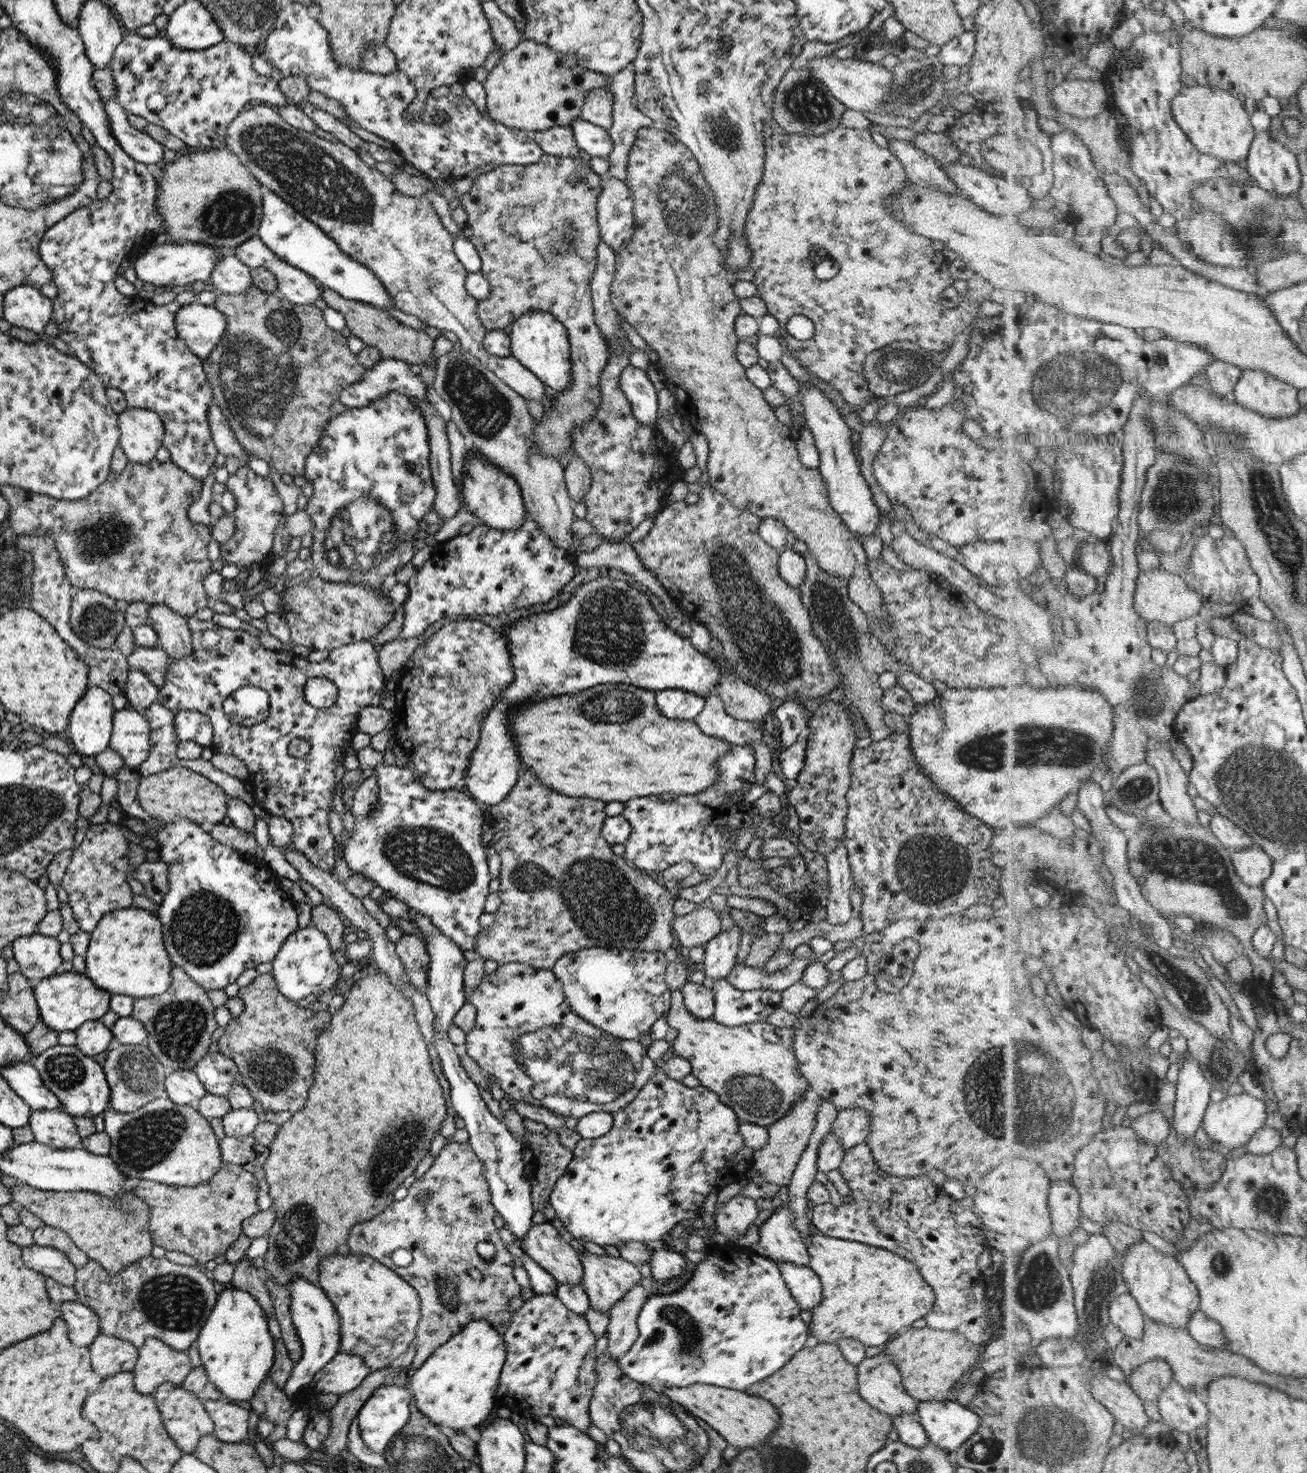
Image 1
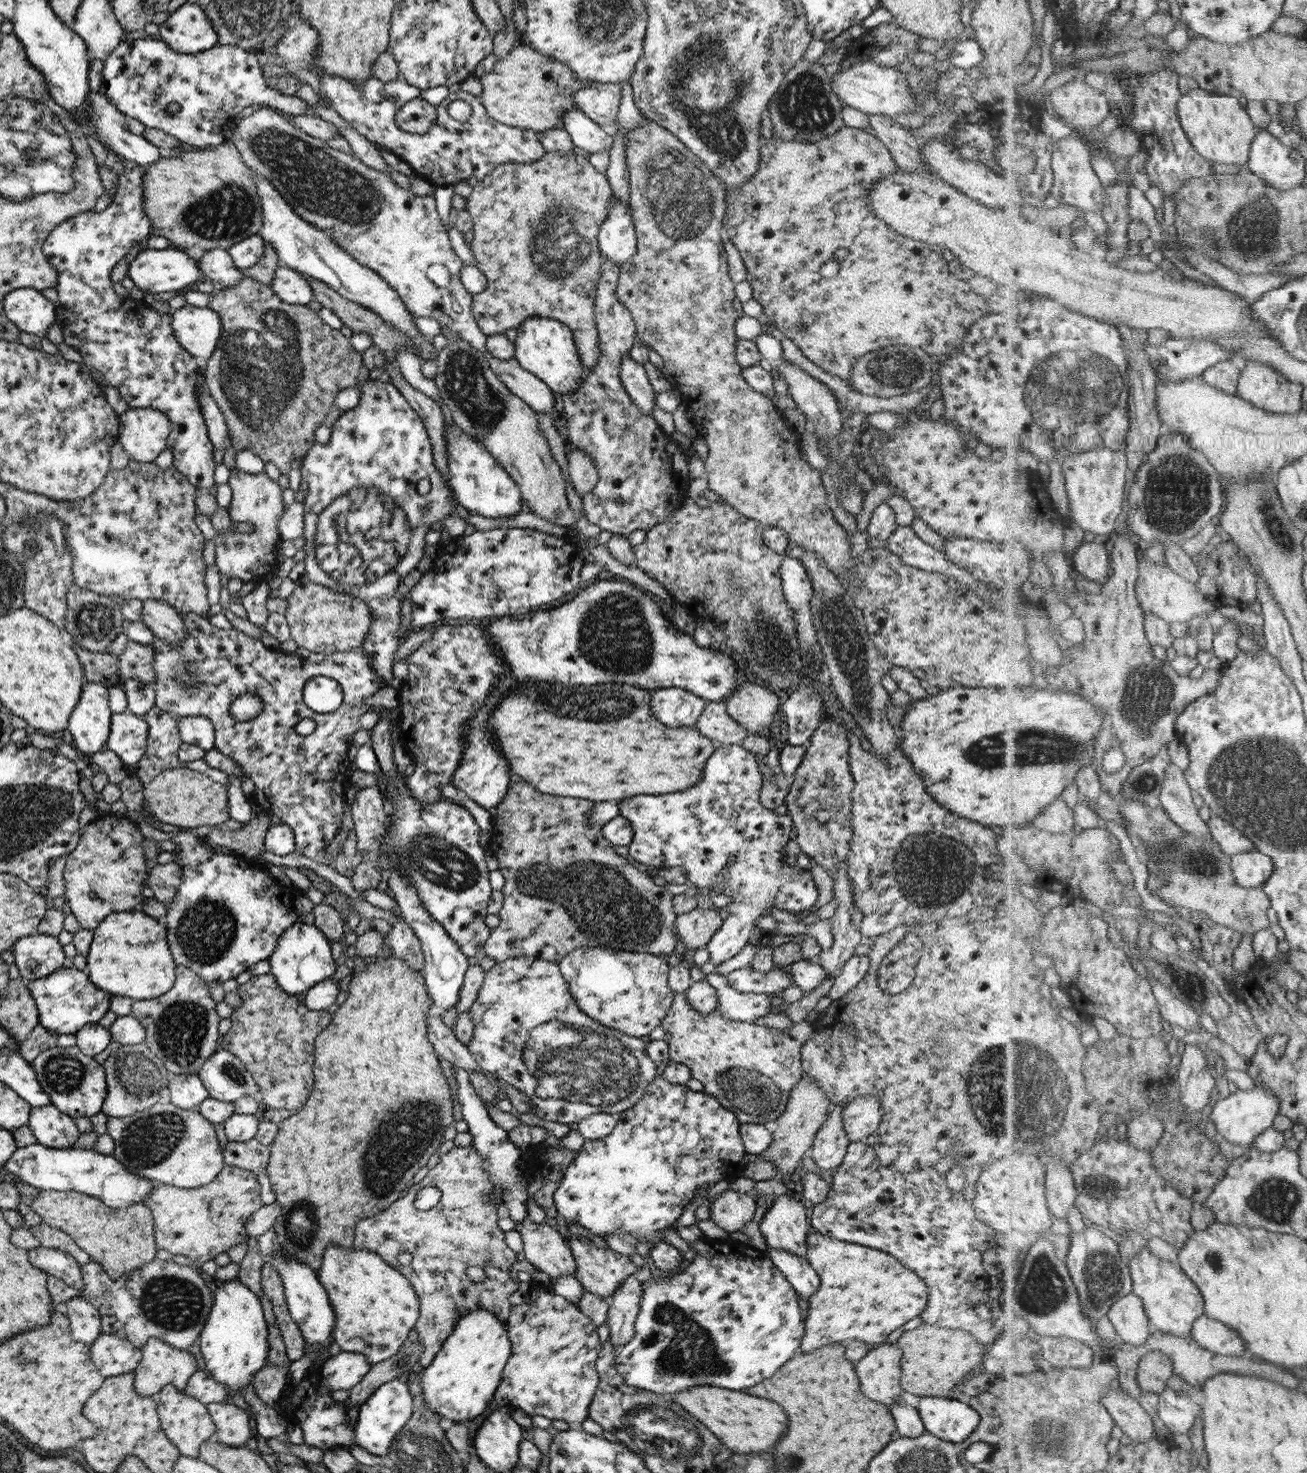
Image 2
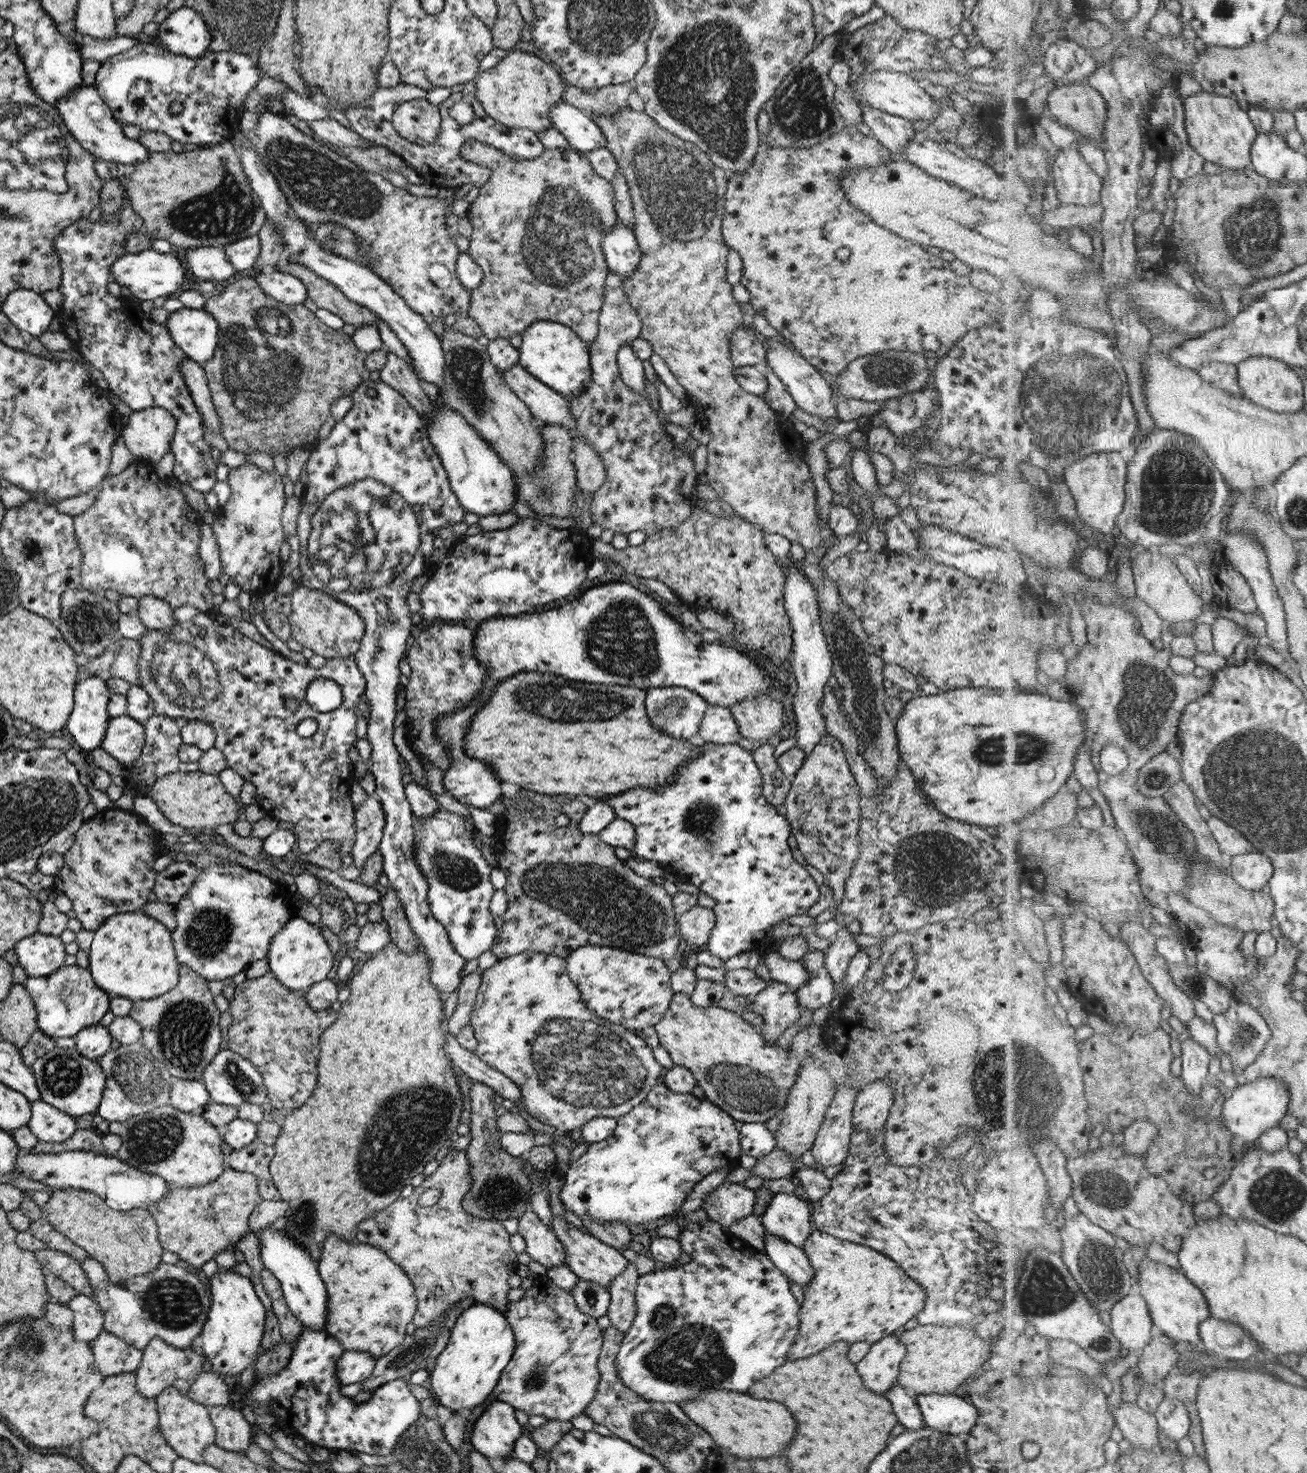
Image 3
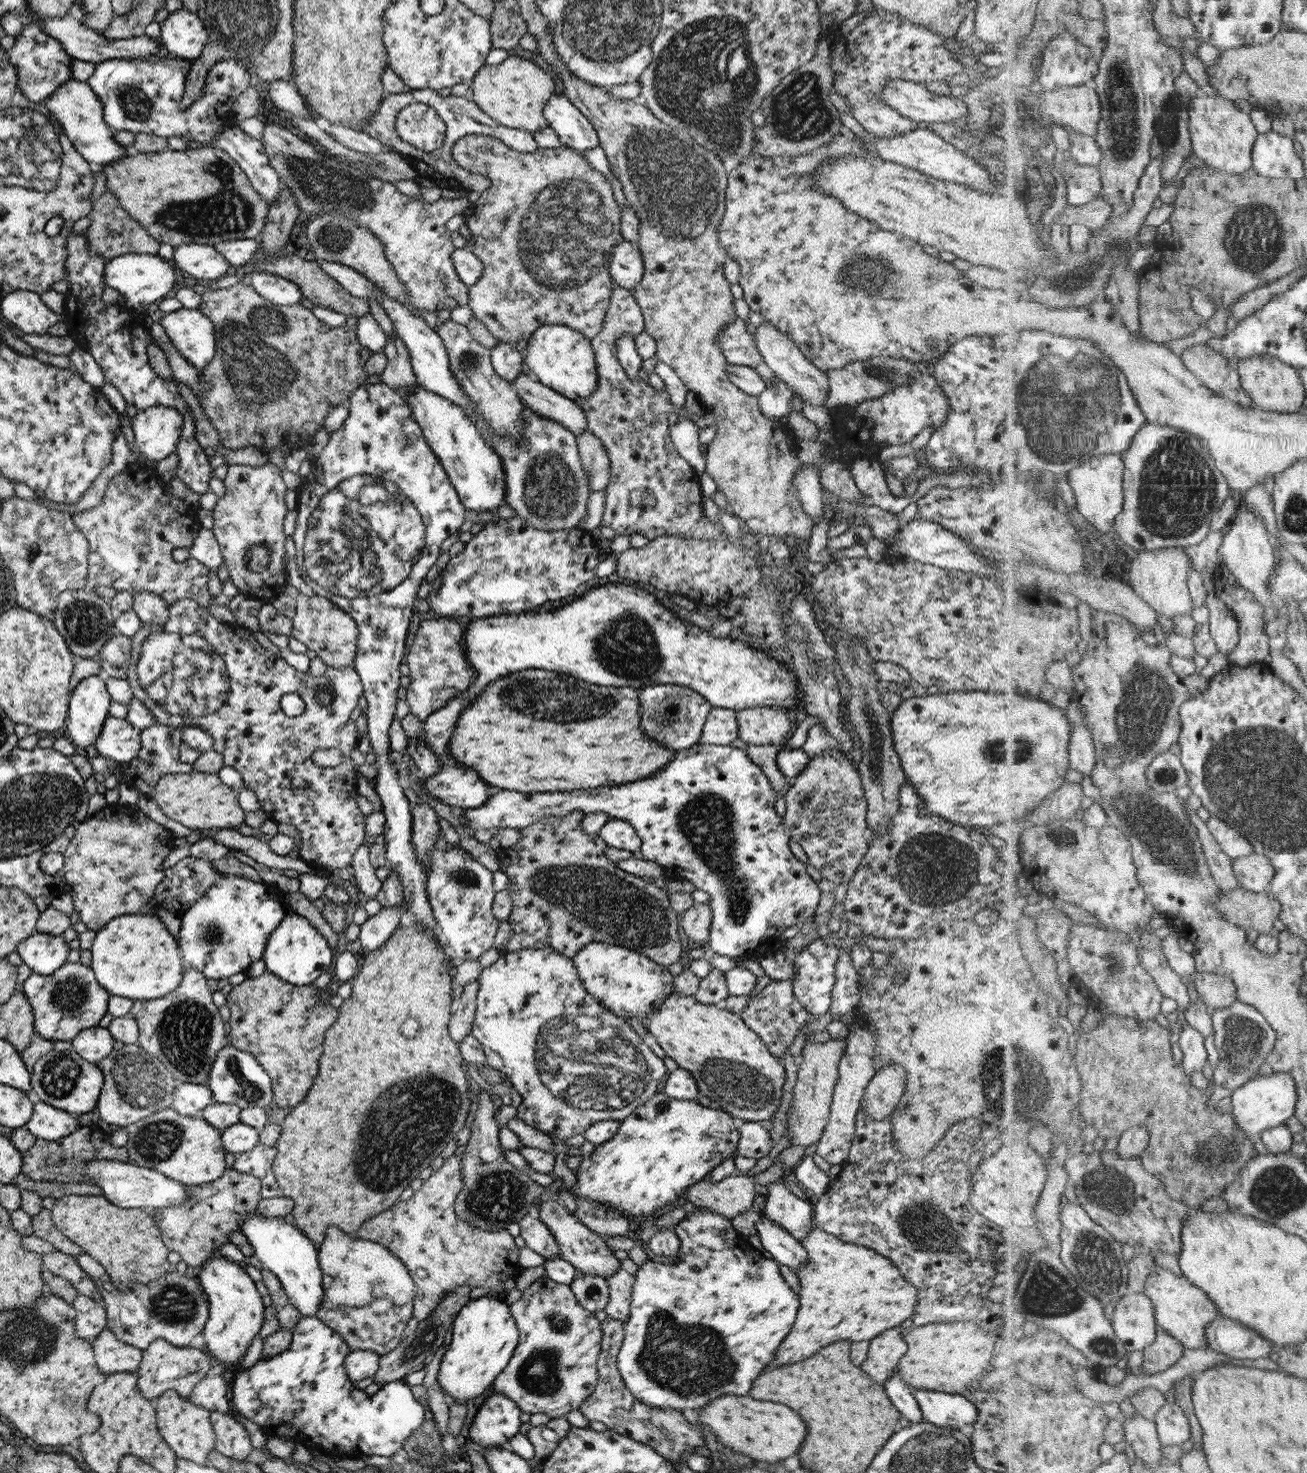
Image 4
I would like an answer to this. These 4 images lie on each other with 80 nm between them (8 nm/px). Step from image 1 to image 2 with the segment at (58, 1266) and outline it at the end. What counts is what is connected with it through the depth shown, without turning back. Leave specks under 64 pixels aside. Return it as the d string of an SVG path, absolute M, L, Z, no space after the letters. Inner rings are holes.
M38 1246L27 1250L28 1261L47 1275L53 1275L67 1286L81 1292L84 1282L80 1273L80 1264L57 1248Z

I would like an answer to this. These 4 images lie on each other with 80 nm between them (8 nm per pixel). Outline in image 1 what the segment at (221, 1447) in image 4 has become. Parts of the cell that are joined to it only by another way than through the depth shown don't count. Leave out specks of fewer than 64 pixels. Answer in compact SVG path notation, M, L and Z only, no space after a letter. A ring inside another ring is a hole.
M227 1400L202 1401L214 1424L211 1435L225 1443L241 1443L247 1434L247 1410Z

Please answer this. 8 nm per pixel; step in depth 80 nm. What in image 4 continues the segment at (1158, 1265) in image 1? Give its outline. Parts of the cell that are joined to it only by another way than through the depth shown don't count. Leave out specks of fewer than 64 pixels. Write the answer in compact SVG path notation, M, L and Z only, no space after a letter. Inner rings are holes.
M1154 1266L1149 1275L1145 1294L1151 1298L1156 1308L1156 1319L1159 1327L1178 1338L1186 1348L1208 1348L1208 1325L1221 1316L1216 1302L1185 1274L1177 1276L1165 1268Z

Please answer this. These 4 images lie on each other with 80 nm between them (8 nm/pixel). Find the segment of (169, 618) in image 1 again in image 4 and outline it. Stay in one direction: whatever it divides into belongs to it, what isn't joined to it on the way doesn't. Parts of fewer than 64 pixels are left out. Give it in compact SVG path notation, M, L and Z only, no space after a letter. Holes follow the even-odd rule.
M138 592L132 594L132 611L142 624L155 624L158 629L164 629L167 622L166 602L156 594Z

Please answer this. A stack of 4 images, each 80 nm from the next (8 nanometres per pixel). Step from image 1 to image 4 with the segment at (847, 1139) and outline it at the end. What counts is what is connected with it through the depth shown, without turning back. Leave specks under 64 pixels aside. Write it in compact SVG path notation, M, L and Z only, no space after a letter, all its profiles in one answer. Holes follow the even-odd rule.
M897 1063L882 1065L869 1079L859 1102L859 1111L874 1121L888 1117L904 1093L904 1074L905 1069Z

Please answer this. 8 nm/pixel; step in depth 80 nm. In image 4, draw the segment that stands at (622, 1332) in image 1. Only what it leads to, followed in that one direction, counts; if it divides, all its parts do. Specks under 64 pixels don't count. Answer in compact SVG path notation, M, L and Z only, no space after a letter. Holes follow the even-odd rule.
M627 1257L618 1262L616 1271L613 1271L606 1279L608 1299L603 1308L606 1316L621 1321L622 1324L628 1319L631 1287L634 1274L638 1266Z

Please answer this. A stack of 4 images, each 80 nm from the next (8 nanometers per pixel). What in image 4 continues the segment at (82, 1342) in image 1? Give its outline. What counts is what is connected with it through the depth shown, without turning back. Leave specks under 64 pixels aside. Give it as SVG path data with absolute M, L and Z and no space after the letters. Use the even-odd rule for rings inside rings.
M79 1294L70 1304L76 1310L74 1333L79 1338L91 1342L106 1326L106 1310L92 1298Z

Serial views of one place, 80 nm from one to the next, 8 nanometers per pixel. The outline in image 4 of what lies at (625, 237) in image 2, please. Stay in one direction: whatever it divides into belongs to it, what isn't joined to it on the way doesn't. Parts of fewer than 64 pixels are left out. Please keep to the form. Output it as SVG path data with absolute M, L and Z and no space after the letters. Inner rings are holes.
M622 238L612 246L612 257L608 268L612 284L632 293L643 274L640 250Z

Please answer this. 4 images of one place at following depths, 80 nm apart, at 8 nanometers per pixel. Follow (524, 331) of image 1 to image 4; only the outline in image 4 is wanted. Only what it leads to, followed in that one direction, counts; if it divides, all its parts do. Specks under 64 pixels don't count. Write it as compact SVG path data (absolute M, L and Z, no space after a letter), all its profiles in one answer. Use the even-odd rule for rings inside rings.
M542 324L533 331L526 343L525 352L522 353L523 360L529 366L531 376L543 384L543 386L576 402L579 399L587 398L596 390L598 384L593 347L591 346L590 339L585 338L580 332L571 330L566 326Z

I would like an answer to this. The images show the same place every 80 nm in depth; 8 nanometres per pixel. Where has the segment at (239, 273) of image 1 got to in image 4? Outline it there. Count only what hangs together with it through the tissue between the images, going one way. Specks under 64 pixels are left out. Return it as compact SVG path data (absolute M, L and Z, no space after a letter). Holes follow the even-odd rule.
M180 244L172 249L171 263L189 276L210 283L232 272L231 266L211 245Z

